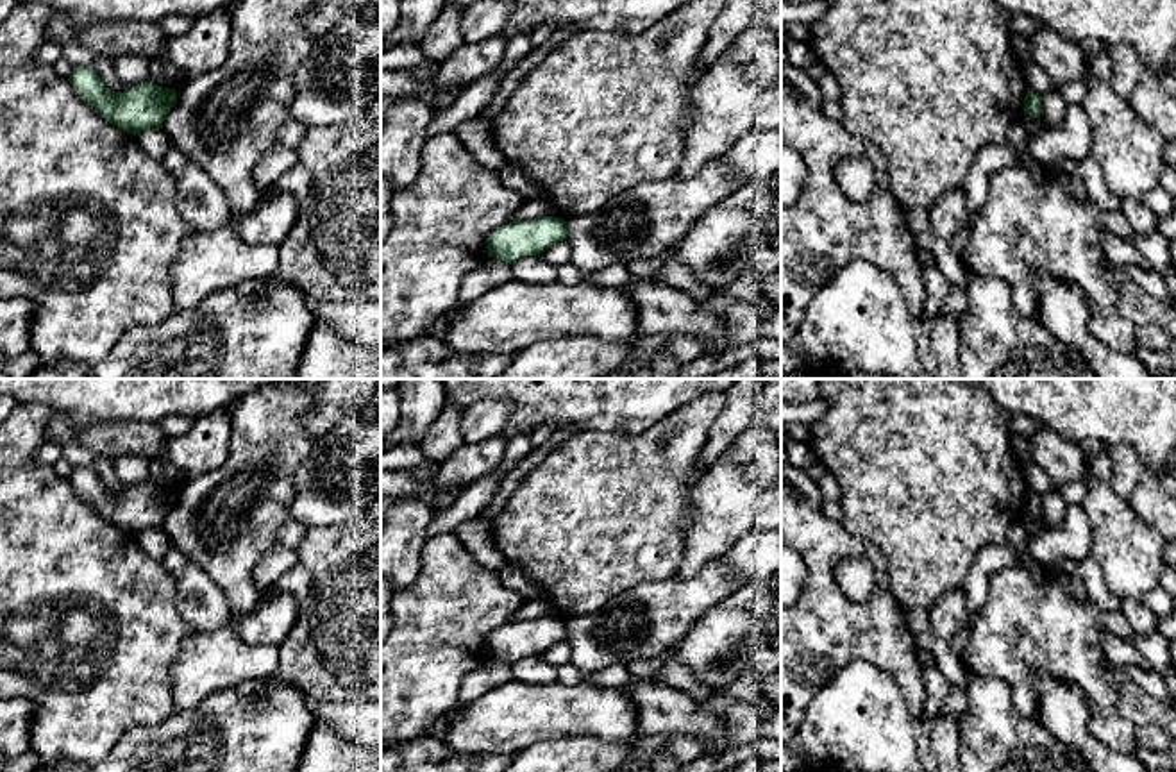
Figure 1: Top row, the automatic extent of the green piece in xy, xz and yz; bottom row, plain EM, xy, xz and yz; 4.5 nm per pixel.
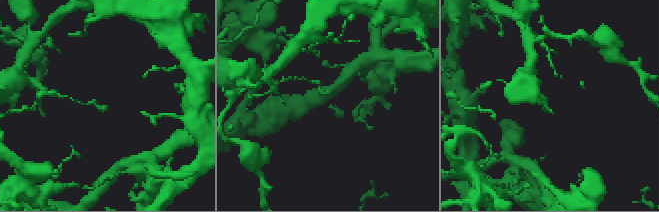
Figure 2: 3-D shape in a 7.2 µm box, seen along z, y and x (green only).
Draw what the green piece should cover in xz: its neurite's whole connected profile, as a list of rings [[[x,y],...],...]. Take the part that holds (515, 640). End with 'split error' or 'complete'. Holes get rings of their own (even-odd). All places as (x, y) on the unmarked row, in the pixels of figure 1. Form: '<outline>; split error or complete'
[[[538,617],[527,622],[509,622],[488,636],[488,658],[506,663],[527,656],[540,656],[550,645],[567,640],[567,622],[554,617]]]; complete

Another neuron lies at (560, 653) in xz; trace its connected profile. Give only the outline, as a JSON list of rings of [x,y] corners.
[[[563,640],[563,642],[550,645],[549,649],[545,649],[540,656],[547,663],[559,668],[561,665],[570,663],[572,649],[570,649],[570,643],[567,640]]]

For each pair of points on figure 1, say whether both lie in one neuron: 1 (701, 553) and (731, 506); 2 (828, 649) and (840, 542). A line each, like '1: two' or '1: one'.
1: one
2: one

